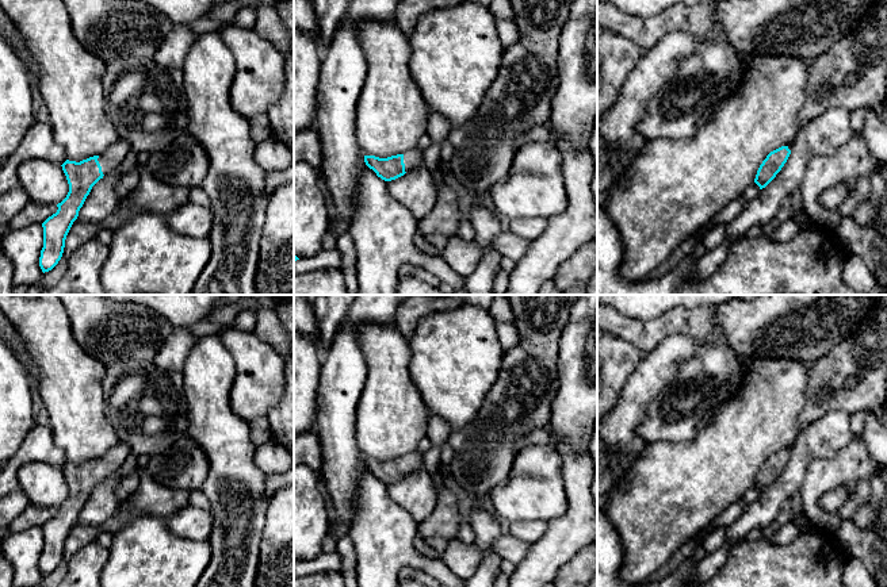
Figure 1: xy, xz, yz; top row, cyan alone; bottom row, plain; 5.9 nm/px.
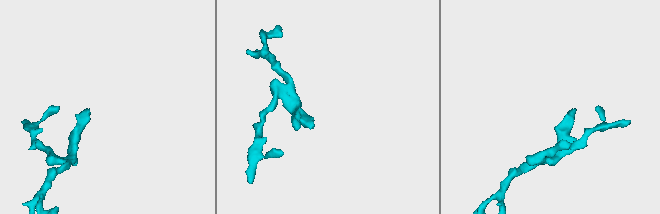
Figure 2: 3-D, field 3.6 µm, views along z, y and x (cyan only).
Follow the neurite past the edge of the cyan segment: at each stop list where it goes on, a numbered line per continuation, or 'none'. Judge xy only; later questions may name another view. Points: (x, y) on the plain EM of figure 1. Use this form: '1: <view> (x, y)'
1: xy (111, 461)

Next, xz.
1: xz (412, 461)

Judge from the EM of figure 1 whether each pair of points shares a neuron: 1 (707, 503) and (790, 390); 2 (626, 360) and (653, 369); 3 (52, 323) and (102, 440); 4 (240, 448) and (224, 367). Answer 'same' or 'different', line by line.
1: same
2: different
3: same
4: same

